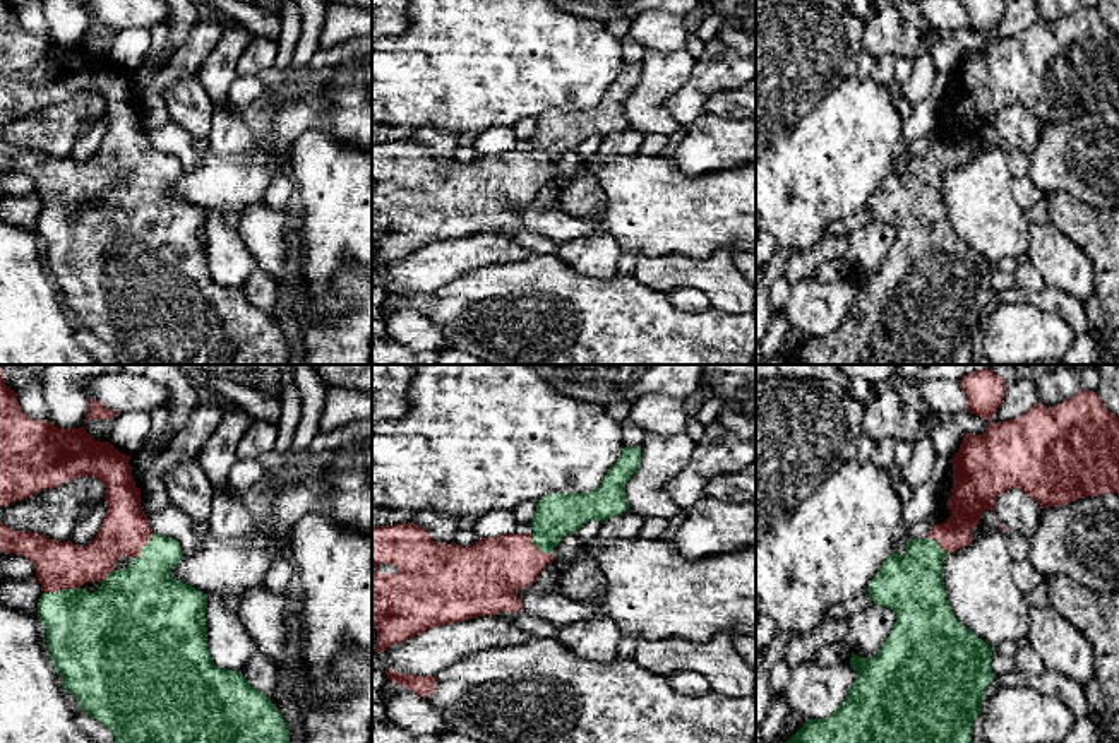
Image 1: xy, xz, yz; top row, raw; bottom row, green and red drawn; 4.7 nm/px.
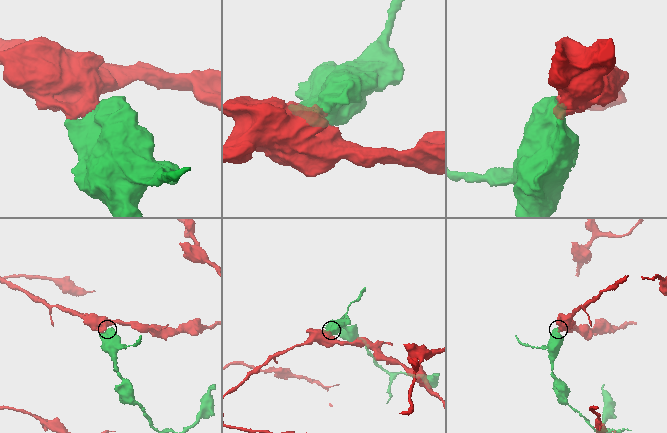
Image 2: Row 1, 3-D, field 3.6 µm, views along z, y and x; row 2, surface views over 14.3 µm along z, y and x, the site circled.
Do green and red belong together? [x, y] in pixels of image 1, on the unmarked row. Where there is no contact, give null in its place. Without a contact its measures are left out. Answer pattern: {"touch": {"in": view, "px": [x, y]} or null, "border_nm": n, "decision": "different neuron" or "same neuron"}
{"touch": {"in": "xy", "px": [64, 206]}, "border_nm": 170, "decision": "same neuron"}

